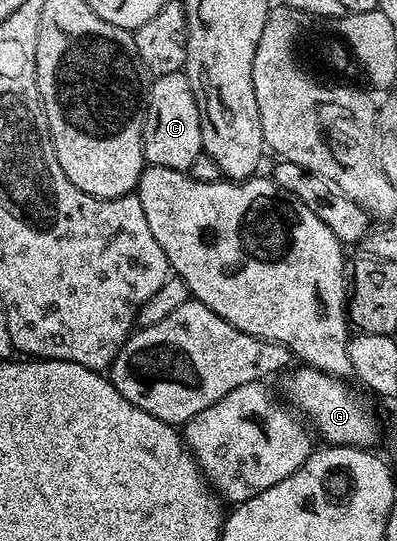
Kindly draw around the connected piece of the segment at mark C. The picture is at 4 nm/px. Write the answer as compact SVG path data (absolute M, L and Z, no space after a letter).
M185 72L155 77L146 94L146 122L144 123L144 155L147 162L160 167L189 171L202 152L202 116L192 95L192 83Z

